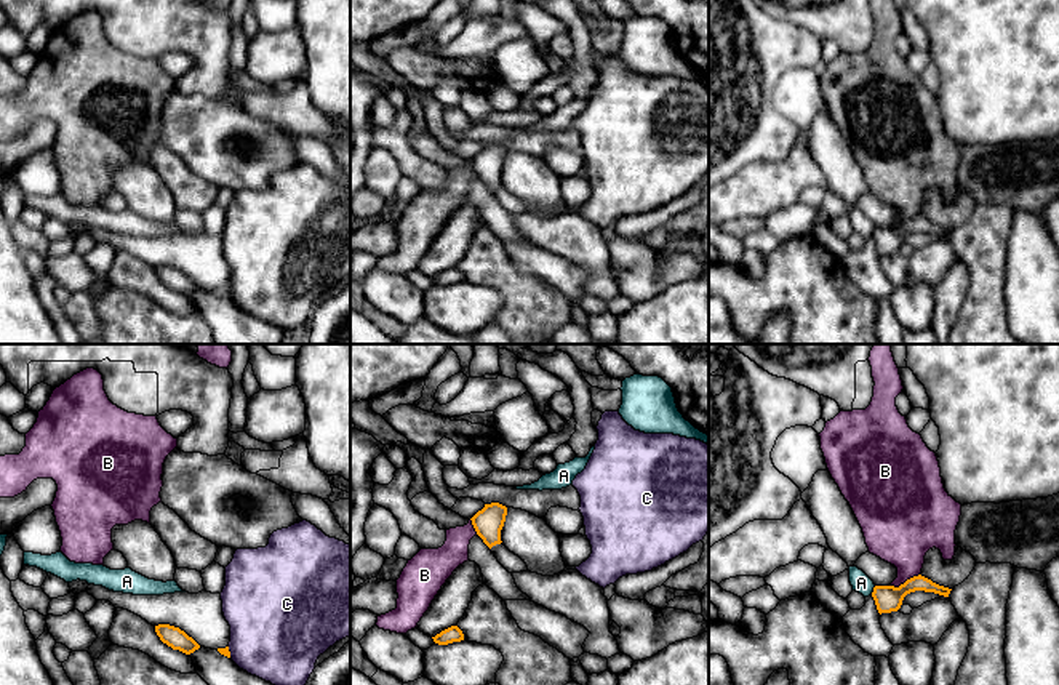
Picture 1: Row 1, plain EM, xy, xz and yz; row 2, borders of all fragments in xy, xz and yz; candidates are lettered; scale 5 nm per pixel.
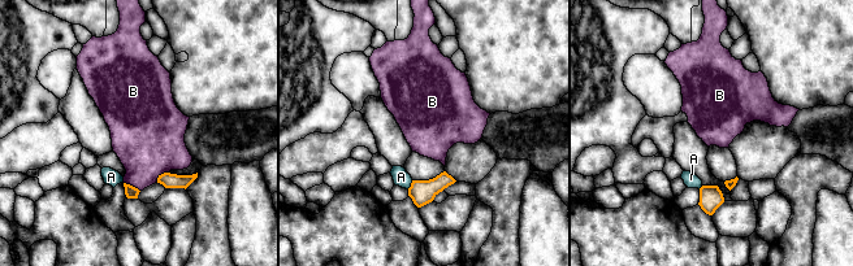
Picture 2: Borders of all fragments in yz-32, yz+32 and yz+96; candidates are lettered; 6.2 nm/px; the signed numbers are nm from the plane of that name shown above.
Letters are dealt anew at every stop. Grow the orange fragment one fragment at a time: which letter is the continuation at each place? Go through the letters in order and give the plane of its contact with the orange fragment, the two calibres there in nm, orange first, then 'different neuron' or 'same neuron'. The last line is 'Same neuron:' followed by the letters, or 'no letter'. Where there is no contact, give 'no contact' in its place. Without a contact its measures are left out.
A: yz | 130/100 nm | different neuron
B: yz | 130/320 nm | different neuron
C: xy | 40/460 nm | different neuron
Same neuron: no letter

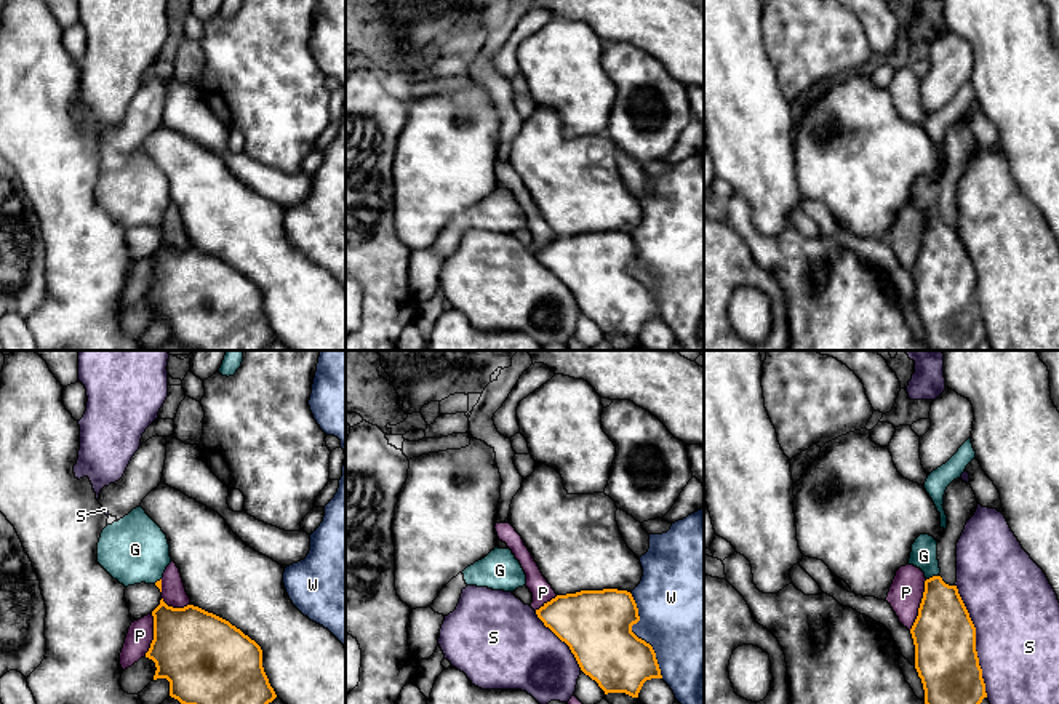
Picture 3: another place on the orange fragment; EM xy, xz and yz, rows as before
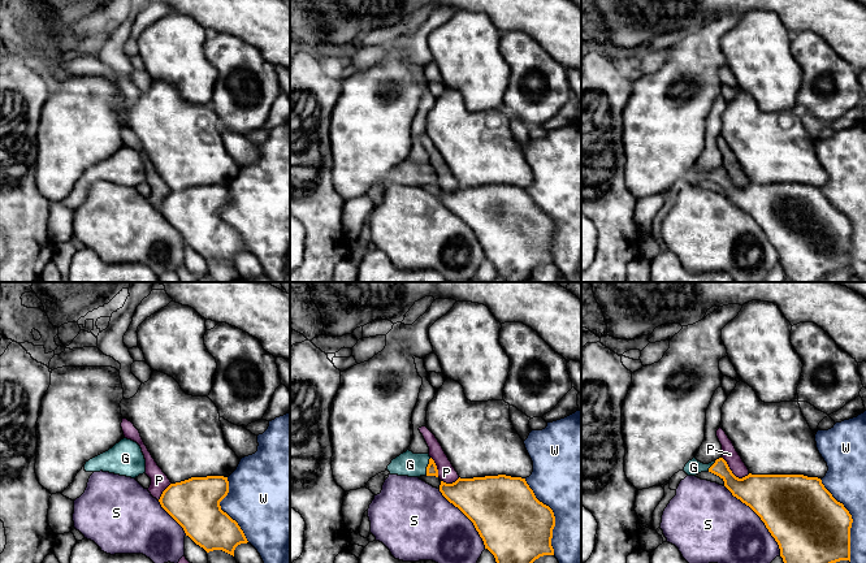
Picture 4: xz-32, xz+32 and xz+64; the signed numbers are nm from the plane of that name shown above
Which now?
G: yz | 280/140 nm | same neuron
P: yz | 320/170 nm | different neuron
S: yz | 320/440 nm | different neuron
W: xz | 360/420 nm | different neuron
Same neuron: G

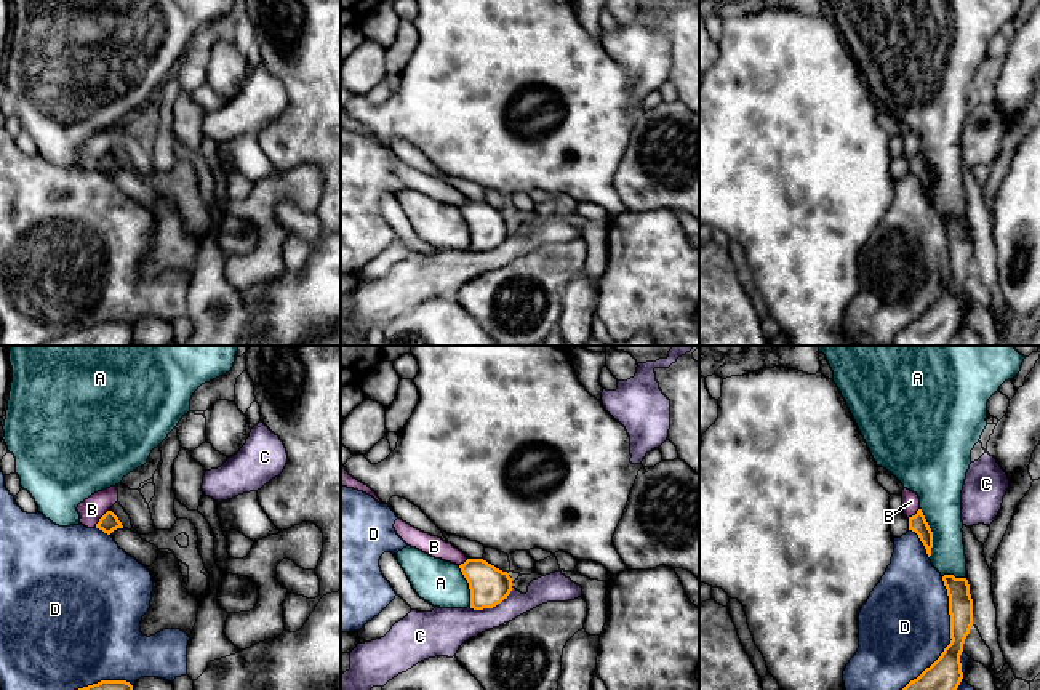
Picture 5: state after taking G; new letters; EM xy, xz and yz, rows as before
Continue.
A: yz | 90/240 nm | different neuron
B: xy | 90/120 nm | different neuron
C: xz | 190/200 nm | different neuron
D: yz | 200/460 nm | different neuron
Same neuron: no letter

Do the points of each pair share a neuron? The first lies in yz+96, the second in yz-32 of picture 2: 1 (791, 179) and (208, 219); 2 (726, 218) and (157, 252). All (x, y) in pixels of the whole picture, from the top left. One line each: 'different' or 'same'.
1: same
2: different

